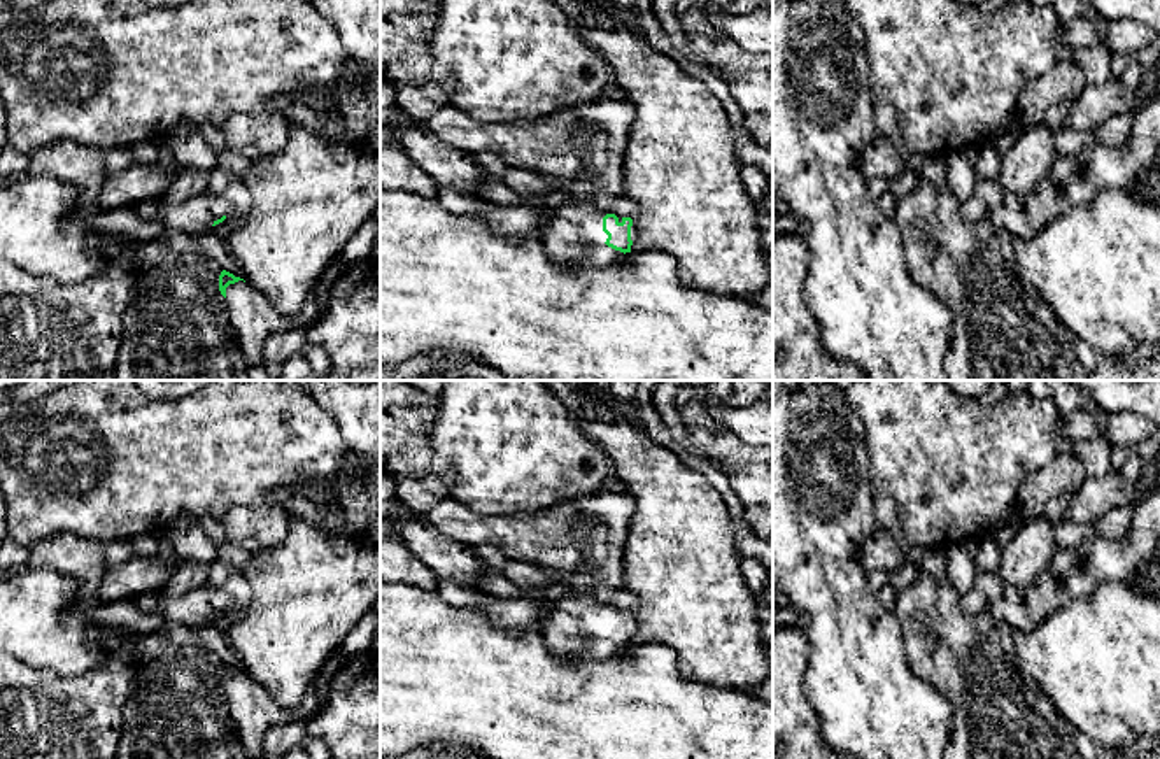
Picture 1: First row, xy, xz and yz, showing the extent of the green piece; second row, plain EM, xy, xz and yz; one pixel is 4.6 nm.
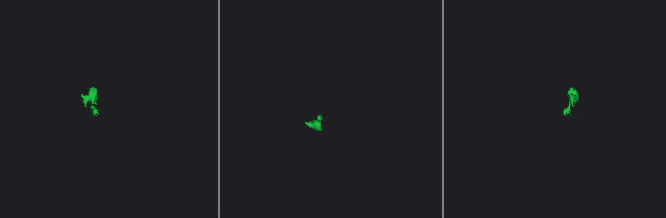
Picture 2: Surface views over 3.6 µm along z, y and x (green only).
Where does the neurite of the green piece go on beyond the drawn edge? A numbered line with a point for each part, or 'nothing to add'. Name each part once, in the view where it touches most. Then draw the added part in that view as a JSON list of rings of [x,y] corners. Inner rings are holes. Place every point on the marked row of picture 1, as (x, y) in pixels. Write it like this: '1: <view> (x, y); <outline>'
1: xy (253, 318); [[[238,280],[226,287],[226,316],[251,366],[263,365],[265,344],[282,330],[307,330],[319,317],[317,286],[308,293],[296,317],[280,316],[275,307],[247,282]]]
2: xz (573, 235); [[[592,202],[559,207],[541,224],[543,245],[550,259],[568,266],[610,266],[624,252],[608,247],[603,217]]]

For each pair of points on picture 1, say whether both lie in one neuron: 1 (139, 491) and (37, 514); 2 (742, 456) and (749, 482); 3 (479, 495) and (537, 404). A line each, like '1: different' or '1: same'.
1: same
2: same
3: same

